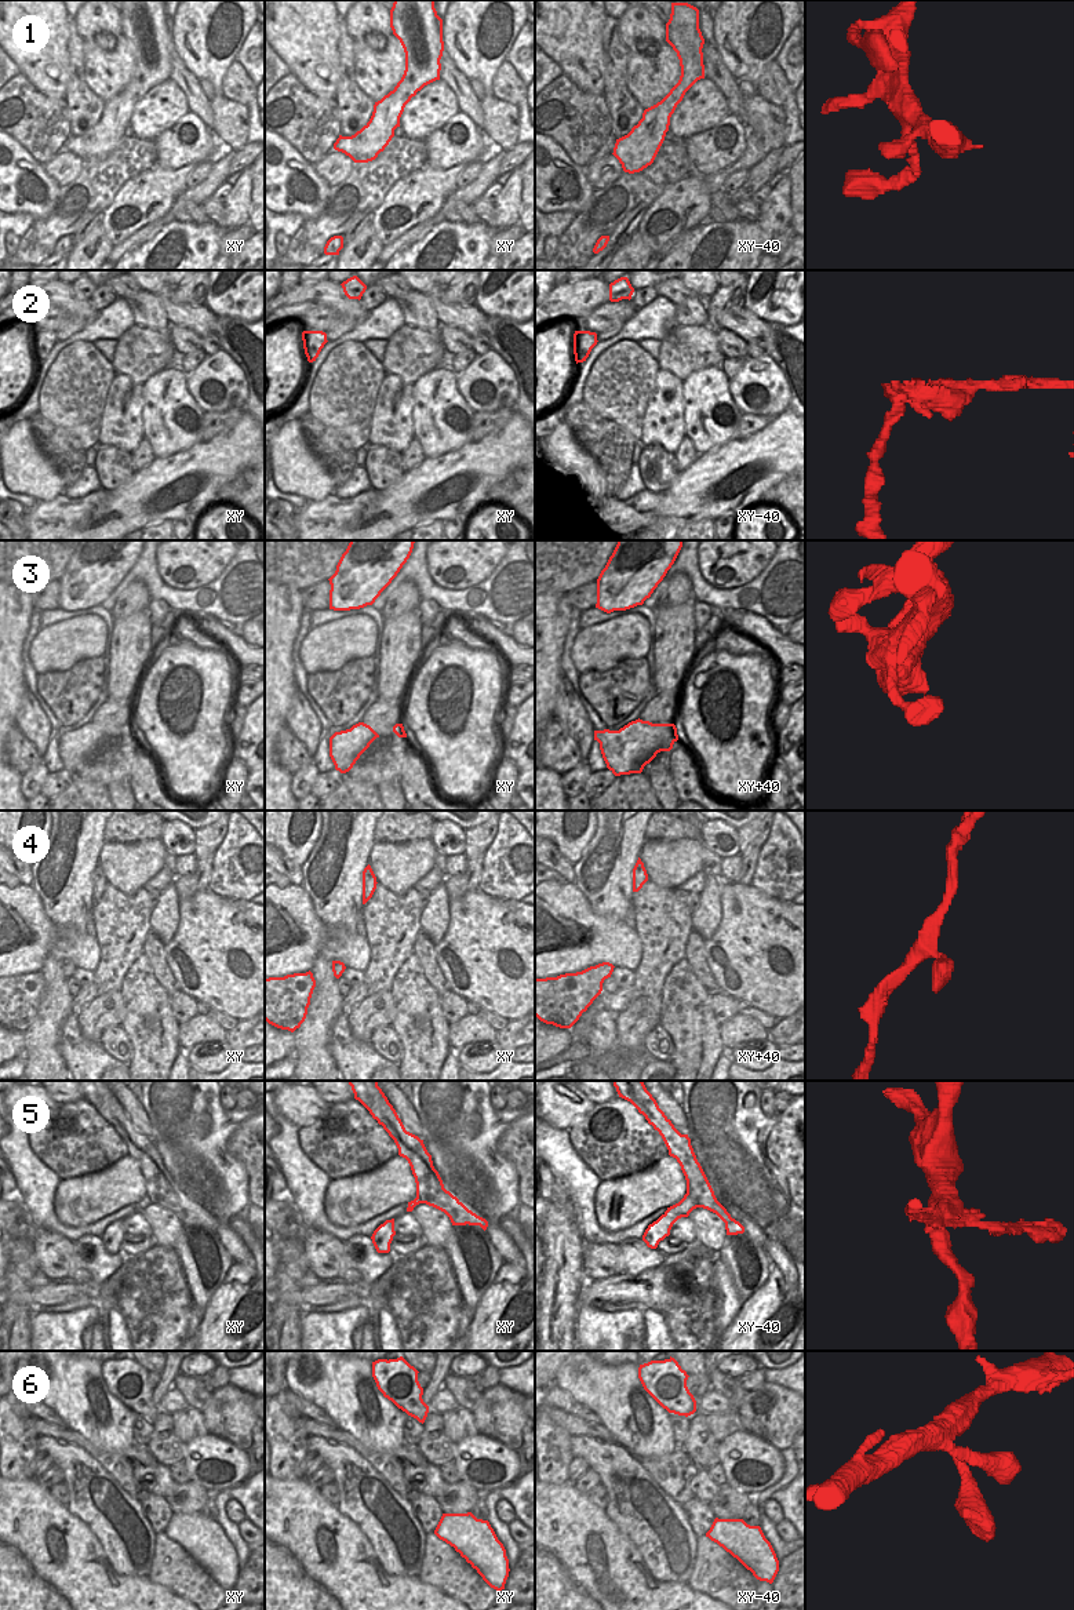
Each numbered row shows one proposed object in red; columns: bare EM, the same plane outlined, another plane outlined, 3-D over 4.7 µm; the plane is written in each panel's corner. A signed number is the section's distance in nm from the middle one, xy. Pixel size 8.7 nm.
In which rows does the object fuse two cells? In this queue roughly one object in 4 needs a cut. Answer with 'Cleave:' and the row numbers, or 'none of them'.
Cleave: 2, 5.

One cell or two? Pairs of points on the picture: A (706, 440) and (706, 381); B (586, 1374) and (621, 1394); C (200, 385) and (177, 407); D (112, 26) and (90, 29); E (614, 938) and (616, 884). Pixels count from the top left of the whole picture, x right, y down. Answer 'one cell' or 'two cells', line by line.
A: one cell
B: one cell
C: two cells
D: one cell
E: two cells

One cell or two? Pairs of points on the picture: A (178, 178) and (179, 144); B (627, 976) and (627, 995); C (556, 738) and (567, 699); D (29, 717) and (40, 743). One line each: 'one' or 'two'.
A: two
B: two
C: two
D: one

